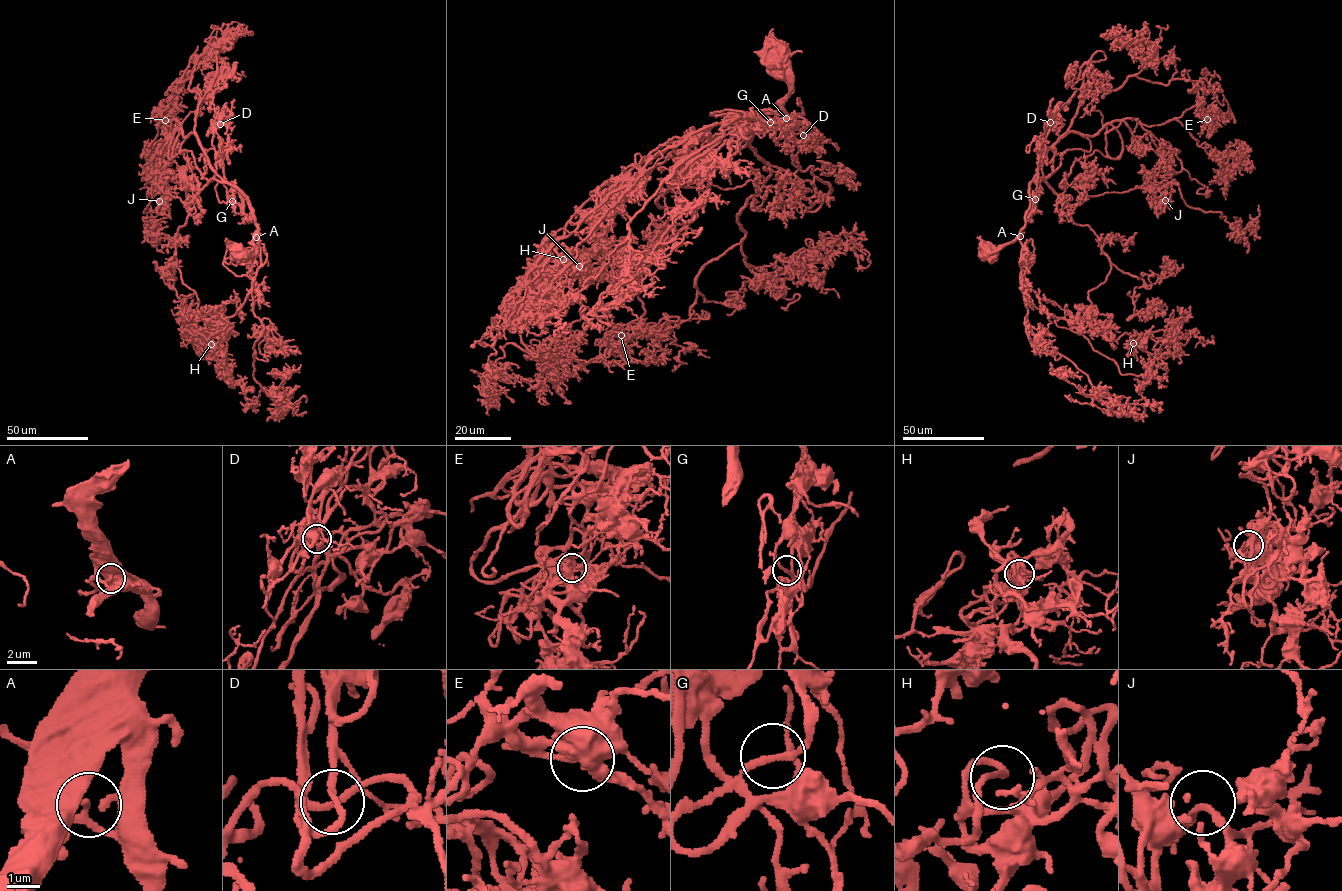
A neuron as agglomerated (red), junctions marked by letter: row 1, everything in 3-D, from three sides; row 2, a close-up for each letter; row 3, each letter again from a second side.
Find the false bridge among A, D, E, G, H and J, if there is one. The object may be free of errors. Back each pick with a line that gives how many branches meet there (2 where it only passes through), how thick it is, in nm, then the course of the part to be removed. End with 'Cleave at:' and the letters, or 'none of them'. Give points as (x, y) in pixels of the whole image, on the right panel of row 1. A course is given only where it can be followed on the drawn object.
Cleave at: none of them

